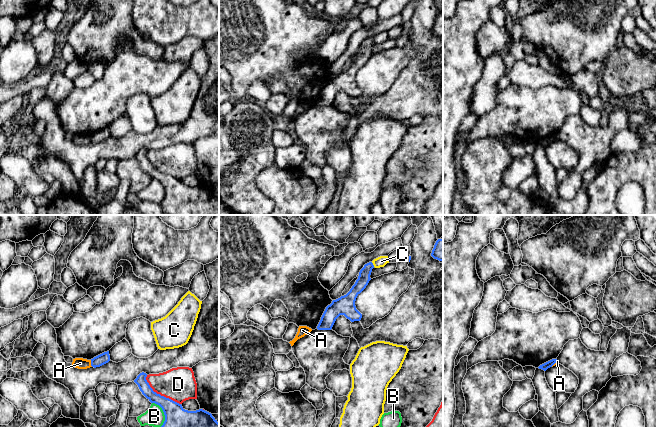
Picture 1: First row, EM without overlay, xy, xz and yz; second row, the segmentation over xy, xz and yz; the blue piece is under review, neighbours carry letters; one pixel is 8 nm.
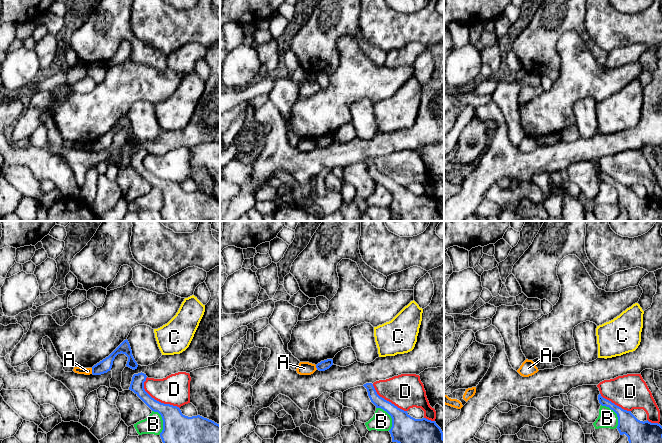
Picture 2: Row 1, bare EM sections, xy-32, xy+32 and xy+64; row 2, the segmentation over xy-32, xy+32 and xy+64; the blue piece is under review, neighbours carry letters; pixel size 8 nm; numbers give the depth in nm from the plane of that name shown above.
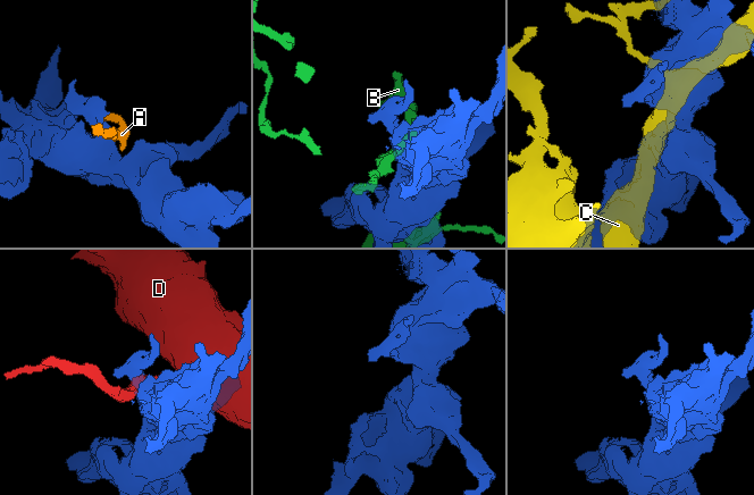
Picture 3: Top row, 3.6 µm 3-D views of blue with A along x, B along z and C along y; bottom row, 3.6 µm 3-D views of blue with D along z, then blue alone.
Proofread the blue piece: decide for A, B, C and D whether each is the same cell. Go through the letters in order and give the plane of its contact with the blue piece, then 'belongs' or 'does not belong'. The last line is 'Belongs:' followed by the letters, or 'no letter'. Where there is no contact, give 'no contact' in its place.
A: xy | does not belong
B: xy | does not belong
C: xz | does not belong
D: xy | does not belong
Belongs: no letter

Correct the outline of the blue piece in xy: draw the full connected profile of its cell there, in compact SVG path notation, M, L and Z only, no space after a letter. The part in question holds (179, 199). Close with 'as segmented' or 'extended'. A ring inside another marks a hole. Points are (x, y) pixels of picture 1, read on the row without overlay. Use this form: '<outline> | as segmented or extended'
M142 148L134 158L151 179L162 184L165 197L160 204L164 215L219 215L219 199L211 189L185 186L181 180L154 168L146 153Z | as segmented

